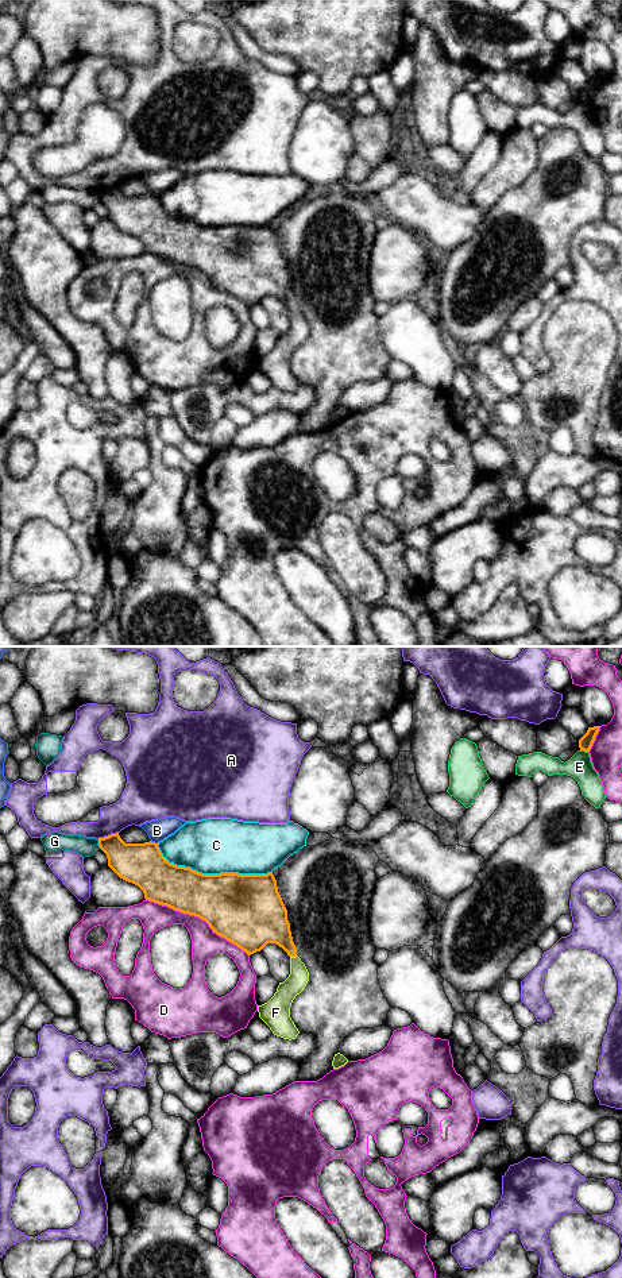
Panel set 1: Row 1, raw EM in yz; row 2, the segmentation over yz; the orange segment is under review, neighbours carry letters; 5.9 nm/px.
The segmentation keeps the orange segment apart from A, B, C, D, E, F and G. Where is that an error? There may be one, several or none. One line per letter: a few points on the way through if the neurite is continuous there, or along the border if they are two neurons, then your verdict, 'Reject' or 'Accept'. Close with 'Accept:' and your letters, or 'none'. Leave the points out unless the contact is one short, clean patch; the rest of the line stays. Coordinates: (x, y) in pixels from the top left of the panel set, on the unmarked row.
A: Reject
B: Reject
C: Reject
D: Reject
E: Reject
F: Path across: yz (266, 275), (289, 298), (293, 308), (298, 329). Accept
G: Reject
Accept: F

